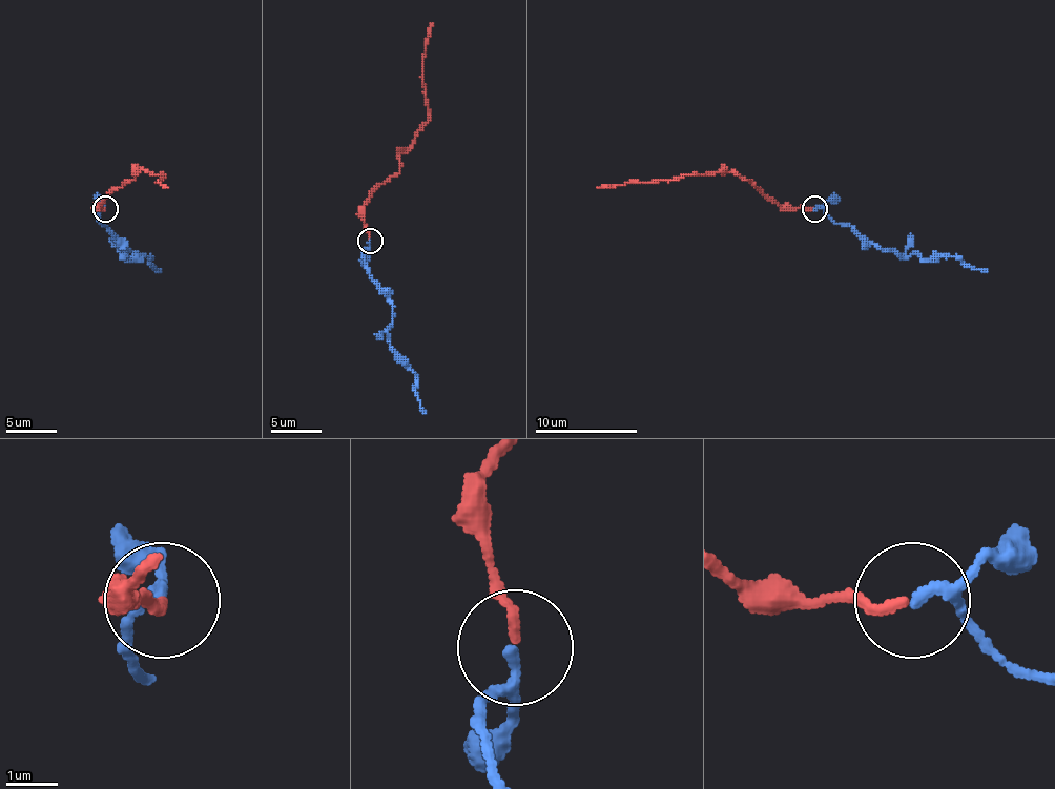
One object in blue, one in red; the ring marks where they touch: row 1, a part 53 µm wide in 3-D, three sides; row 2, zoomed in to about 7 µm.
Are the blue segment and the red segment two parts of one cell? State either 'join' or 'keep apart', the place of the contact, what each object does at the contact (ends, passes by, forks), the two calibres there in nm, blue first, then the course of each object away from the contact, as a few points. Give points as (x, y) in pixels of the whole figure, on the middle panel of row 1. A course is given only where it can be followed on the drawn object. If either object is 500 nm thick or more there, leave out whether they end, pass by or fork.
join; at (370, 241); blue passes by; red ends there; 160 nm thick on the blue side, 190 nm on the other; blue runs (369, 240), (364, 260), (367, 273), (392, 306), (387, 329), (390, 344), (415, 375), (415, 395), (426, 413); red runs (369, 240), (364, 204), (399, 171), (399, 156), (428, 120), (422, 54), (433, 23)

